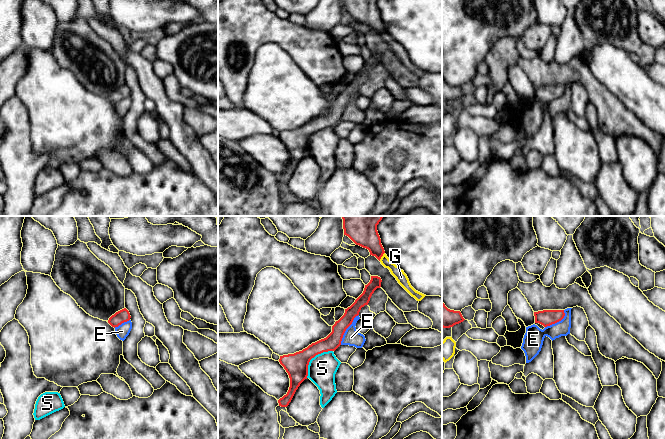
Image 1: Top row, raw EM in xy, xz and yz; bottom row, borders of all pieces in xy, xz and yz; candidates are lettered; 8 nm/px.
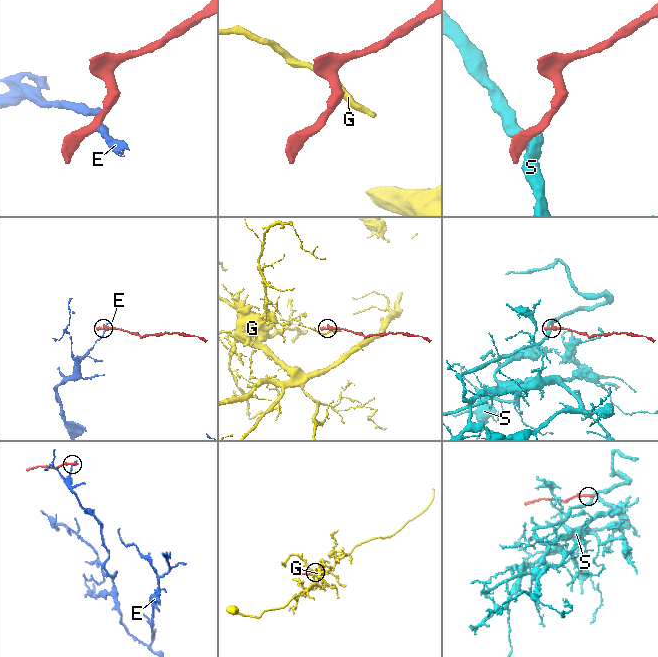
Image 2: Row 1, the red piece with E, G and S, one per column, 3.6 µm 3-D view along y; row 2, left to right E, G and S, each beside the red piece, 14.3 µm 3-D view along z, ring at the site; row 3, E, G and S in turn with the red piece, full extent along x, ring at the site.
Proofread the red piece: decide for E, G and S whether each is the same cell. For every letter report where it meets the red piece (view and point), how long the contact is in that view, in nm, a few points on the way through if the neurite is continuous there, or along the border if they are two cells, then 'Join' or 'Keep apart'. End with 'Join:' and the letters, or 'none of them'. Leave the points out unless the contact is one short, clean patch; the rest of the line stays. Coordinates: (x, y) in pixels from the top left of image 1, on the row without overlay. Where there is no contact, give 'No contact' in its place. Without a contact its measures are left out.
E: Touches red at xz (346, 104). Shared border 280 nm. Boundary: xz (358, 90), (346, 105), (340, 120). Keep apart
G: Touches red at xz (382, 31). Shared border 80 nm. Keep apart
S: Touches red at xz (312, 133). Shared border 300 nm. Keep apart
Join: none of them

